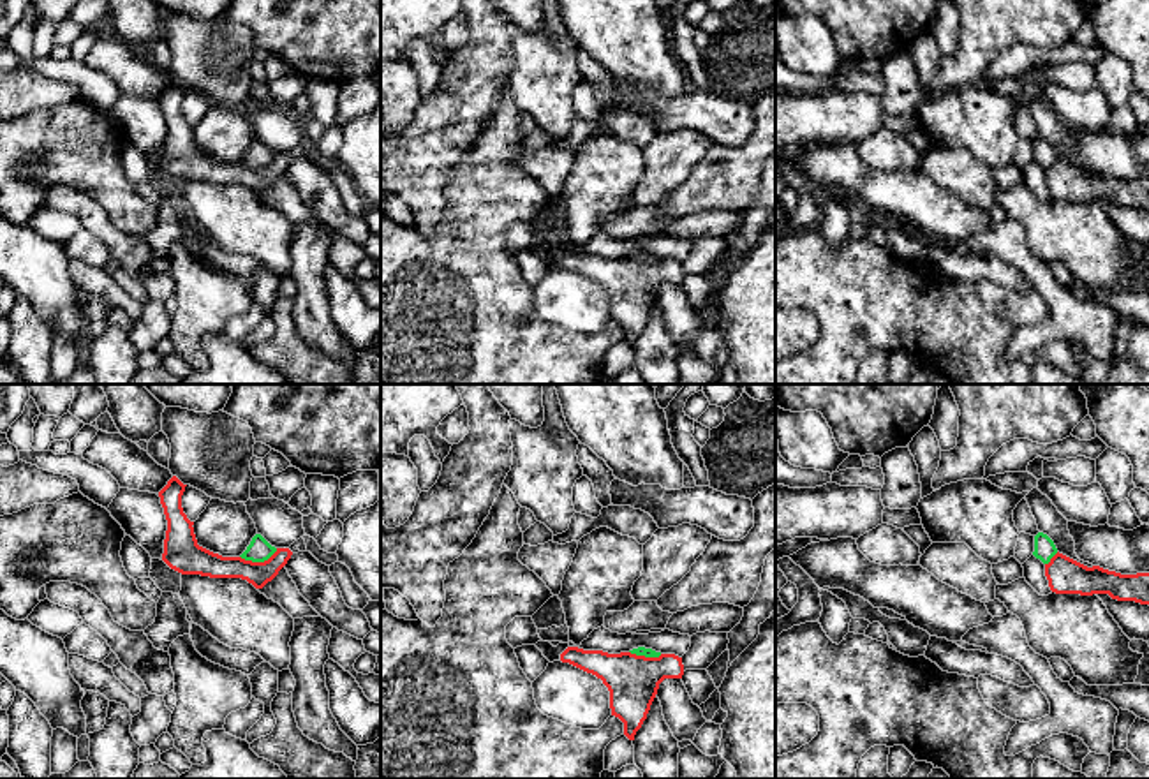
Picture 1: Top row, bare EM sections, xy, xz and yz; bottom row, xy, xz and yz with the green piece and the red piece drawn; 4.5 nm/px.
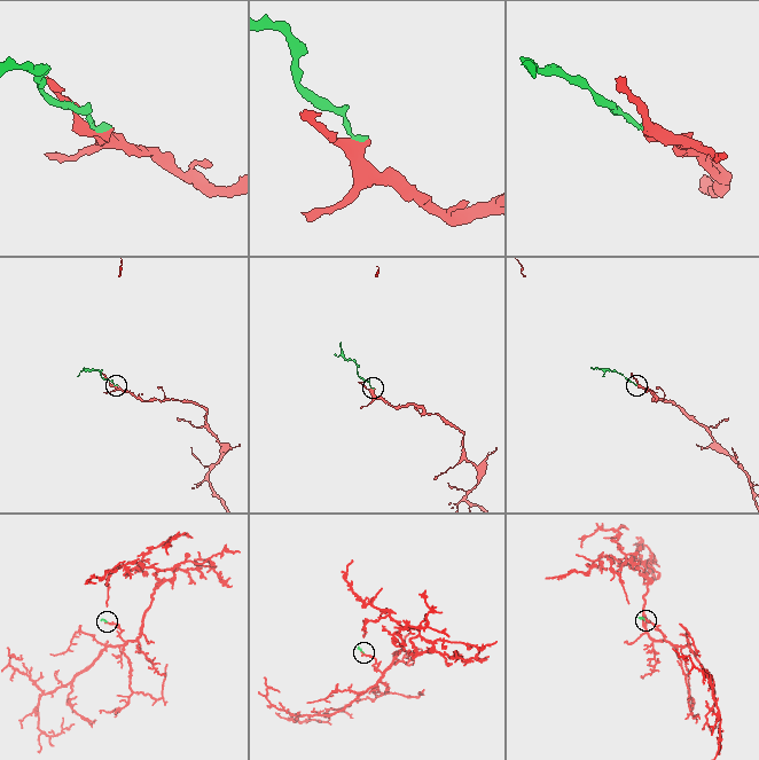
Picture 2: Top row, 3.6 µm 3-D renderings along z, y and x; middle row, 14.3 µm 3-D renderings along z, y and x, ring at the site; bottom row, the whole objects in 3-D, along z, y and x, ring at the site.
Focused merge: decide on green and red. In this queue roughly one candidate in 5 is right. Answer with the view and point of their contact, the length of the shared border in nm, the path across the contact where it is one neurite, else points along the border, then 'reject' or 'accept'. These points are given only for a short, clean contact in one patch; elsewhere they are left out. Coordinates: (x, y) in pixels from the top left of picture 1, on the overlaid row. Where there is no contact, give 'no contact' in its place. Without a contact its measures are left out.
contact xy (258, 561); length 180 nm; border xy (277, 549), (263, 561), (245, 561), (240, 557); reject

